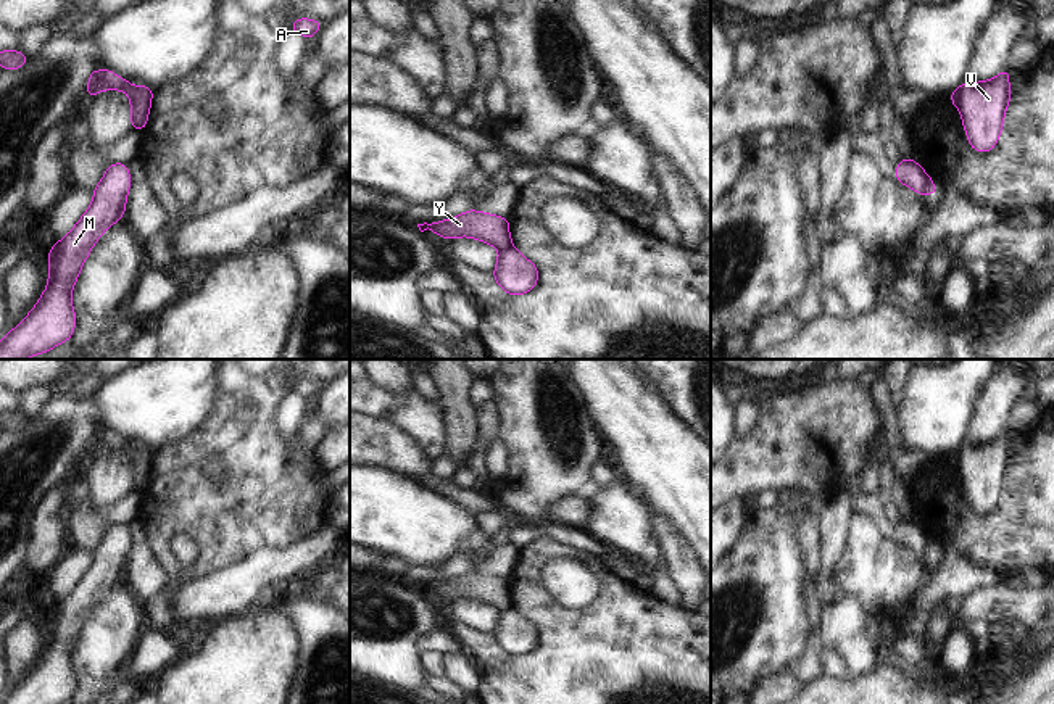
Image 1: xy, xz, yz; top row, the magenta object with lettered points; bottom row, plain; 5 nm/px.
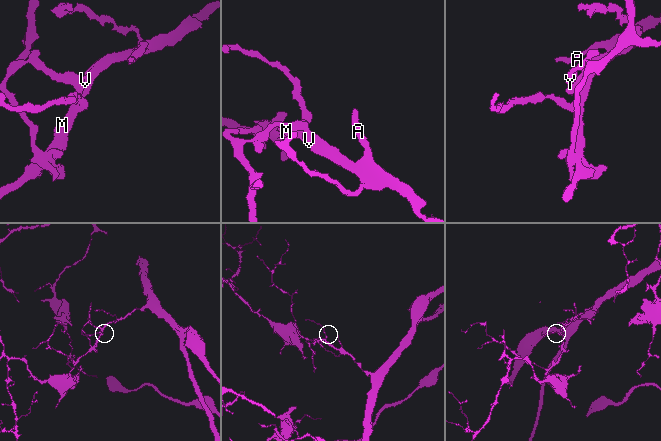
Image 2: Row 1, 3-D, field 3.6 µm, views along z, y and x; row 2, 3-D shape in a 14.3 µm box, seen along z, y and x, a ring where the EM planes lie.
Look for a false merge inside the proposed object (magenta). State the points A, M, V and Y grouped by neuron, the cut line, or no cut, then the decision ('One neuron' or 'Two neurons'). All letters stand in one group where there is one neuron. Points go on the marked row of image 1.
Groups: A M V / Y. Split along xz (511, 244), (500, 252). Two neurons

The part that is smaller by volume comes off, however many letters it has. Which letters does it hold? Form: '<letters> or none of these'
Y

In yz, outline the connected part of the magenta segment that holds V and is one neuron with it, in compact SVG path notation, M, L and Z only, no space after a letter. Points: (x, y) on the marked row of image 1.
M1006 68L990 81L965 81L957 89L957 108L962 116L965 135L975 151L991 151L998 143L1004 114L1010 101L1010 74L1012 72Z

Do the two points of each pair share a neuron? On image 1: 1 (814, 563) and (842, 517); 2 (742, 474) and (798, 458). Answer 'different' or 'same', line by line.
1: different
2: same

